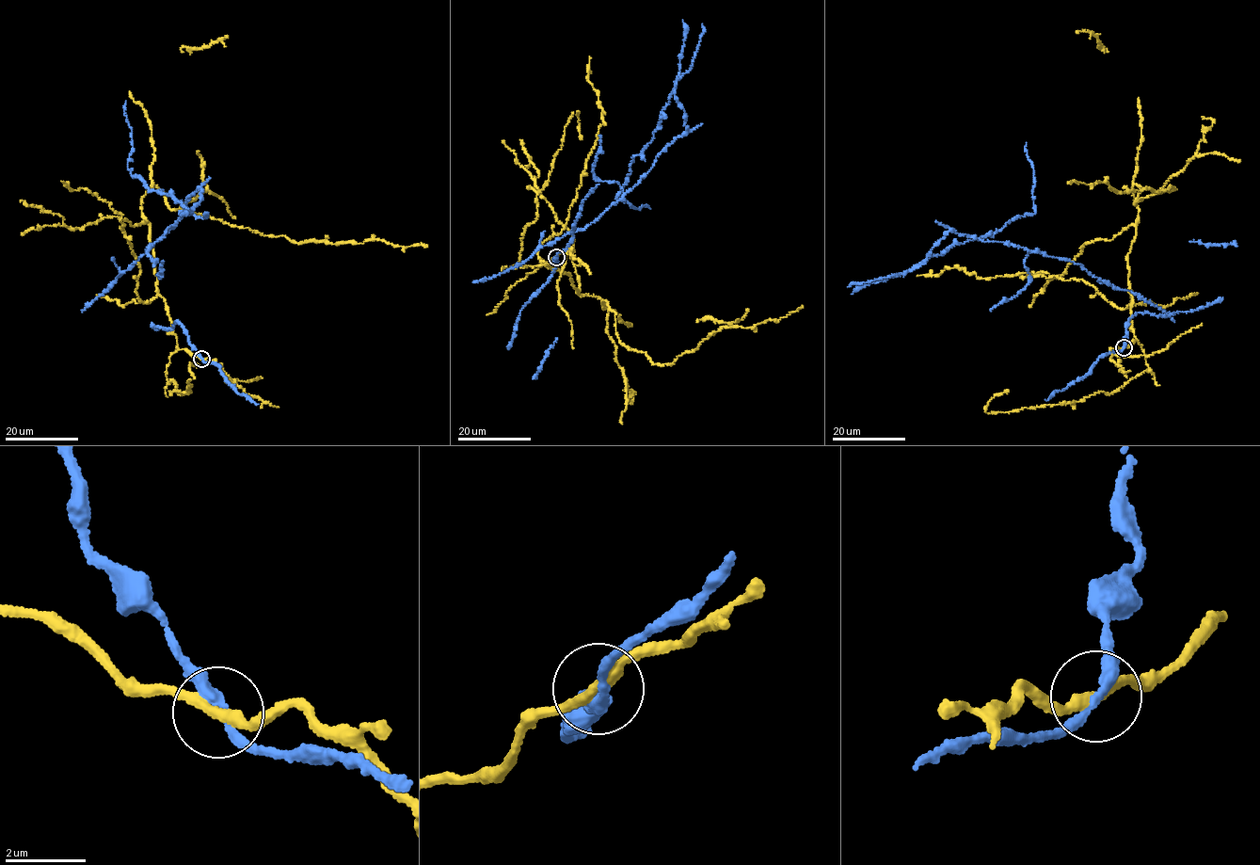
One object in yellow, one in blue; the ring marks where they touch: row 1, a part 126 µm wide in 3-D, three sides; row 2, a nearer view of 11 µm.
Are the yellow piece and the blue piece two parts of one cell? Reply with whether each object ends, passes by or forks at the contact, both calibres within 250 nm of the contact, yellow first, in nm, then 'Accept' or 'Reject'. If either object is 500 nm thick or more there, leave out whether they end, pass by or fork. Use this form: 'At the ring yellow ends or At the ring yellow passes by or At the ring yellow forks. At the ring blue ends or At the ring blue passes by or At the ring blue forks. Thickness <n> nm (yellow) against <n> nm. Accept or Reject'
At the ring yellow passes by. At the ring blue passes by. Thickness 240 nm (yellow) against 240 nm. Reject

